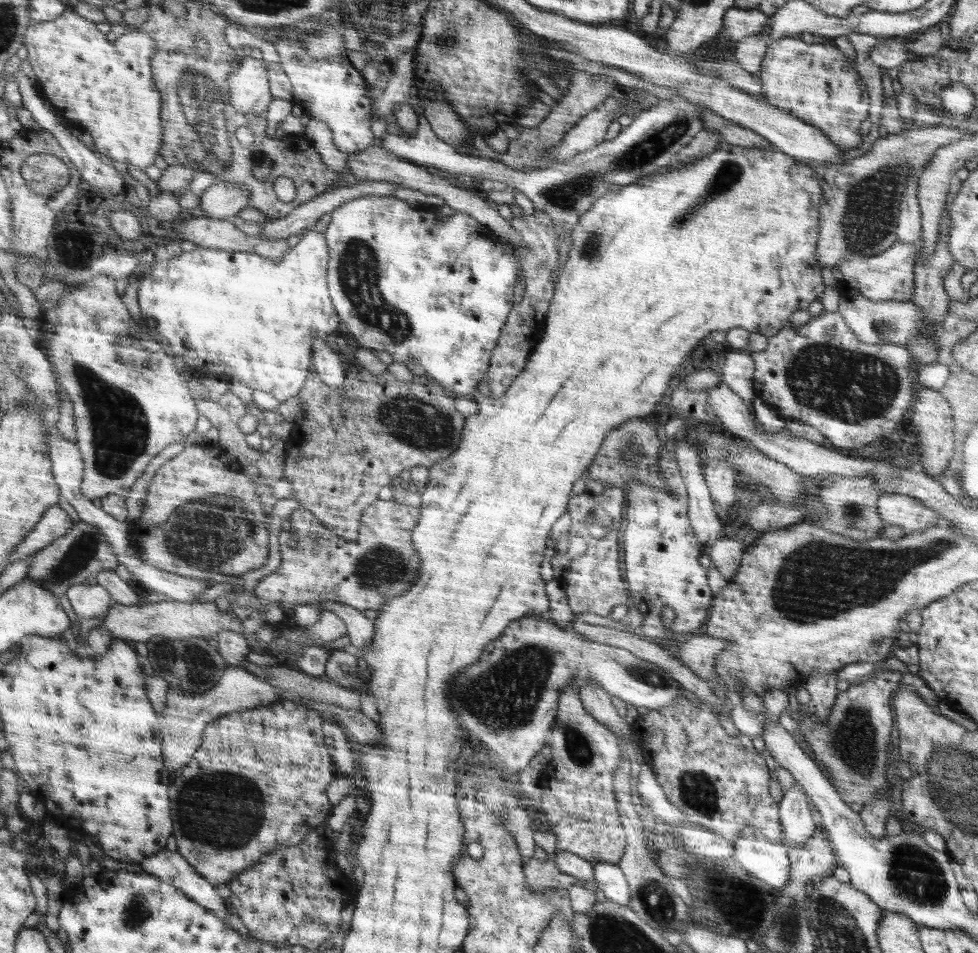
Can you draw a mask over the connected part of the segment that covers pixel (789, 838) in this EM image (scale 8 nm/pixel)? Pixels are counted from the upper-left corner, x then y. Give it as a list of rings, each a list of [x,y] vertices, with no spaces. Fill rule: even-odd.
[[[796,781],[783,794],[781,804],[781,824],[784,835],[781,842],[786,847],[802,847],[804,841],[817,832],[816,818],[812,816],[813,804],[802,785]]]

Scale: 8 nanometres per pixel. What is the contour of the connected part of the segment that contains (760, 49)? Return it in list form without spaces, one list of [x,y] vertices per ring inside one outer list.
[[[768,16],[764,28],[758,32],[758,35],[748,36],[735,42],[734,54],[736,54],[738,64],[750,74],[754,74],[762,68],[766,47],[769,44],[770,21],[772,21],[772,16]]]

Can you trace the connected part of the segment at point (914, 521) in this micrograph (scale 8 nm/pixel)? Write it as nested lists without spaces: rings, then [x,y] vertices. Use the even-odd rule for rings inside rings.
[[[883,493],[878,499],[877,510],[887,526],[900,526],[906,533],[922,532],[941,520],[940,514],[932,508],[902,493]]]

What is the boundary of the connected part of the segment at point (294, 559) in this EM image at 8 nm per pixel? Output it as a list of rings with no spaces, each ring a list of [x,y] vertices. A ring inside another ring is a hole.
[[[378,499],[372,506],[365,508],[361,516],[360,530],[354,540],[346,540],[345,537],[338,536],[333,529],[328,528],[317,516],[314,516],[304,507],[296,509],[289,517],[292,529],[282,530],[278,534],[279,550],[282,561],[274,572],[260,579],[257,583],[256,599],[254,605],[263,618],[264,625],[265,612],[269,604],[276,604],[284,611],[292,608],[292,602],[298,605],[315,606],[321,602],[338,602],[349,605],[363,612],[371,609],[379,611],[389,603],[389,600],[396,596],[401,596],[404,590],[408,590],[416,578],[418,572],[418,554],[412,548],[412,532],[416,522],[420,519],[421,509],[418,507],[402,505],[394,499]],[[296,540],[296,548],[290,547],[288,542]]]

